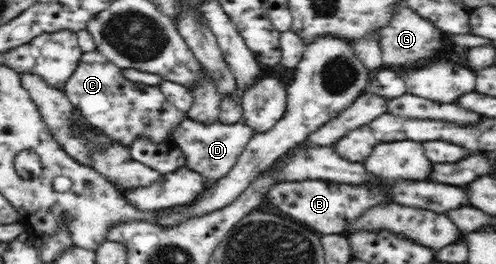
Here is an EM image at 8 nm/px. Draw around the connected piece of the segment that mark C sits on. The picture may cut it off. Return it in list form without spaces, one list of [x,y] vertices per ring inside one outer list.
[[[96,49],[81,55],[74,73],[64,85],[64,92],[88,124],[100,129],[120,145],[129,146],[136,141],[136,137],[145,137],[152,143],[164,143],[186,117],[168,102],[159,86],[130,81],[123,76],[120,66],[114,65]]]

